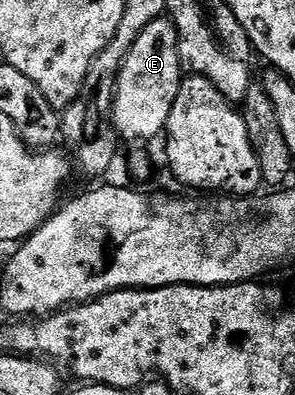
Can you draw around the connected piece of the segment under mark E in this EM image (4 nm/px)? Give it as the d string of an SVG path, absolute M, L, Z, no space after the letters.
M168 18L150 22L150 26L138 34L138 42L134 42L122 70L116 75L112 125L121 141L152 140L163 133L182 79L179 41L176 27Z

